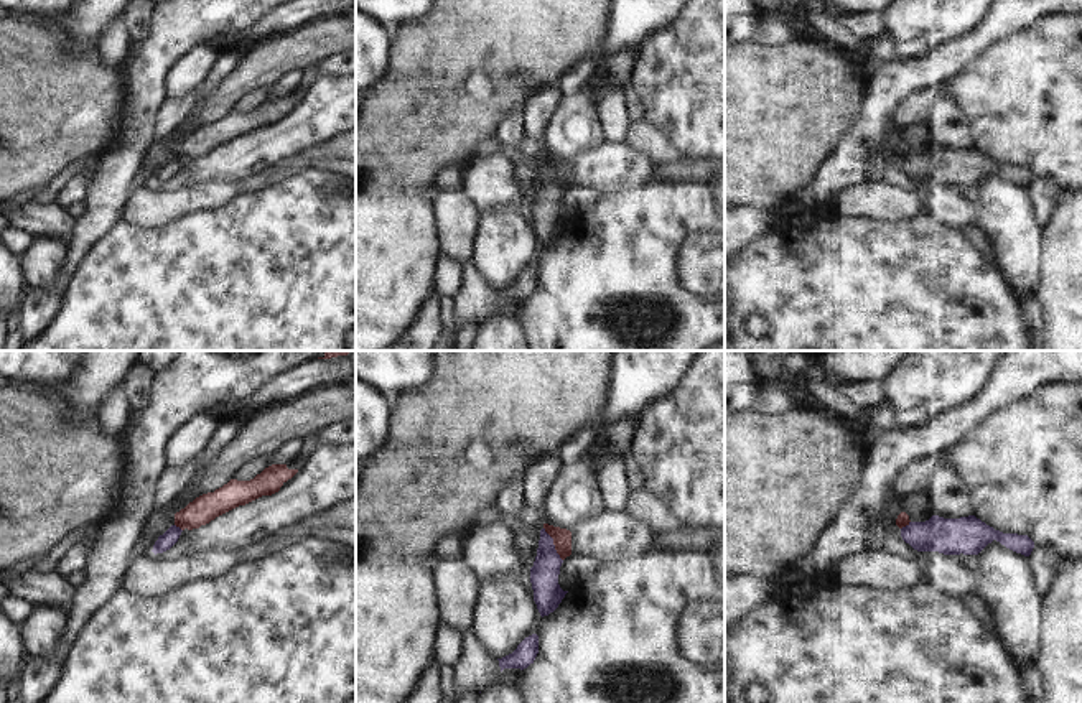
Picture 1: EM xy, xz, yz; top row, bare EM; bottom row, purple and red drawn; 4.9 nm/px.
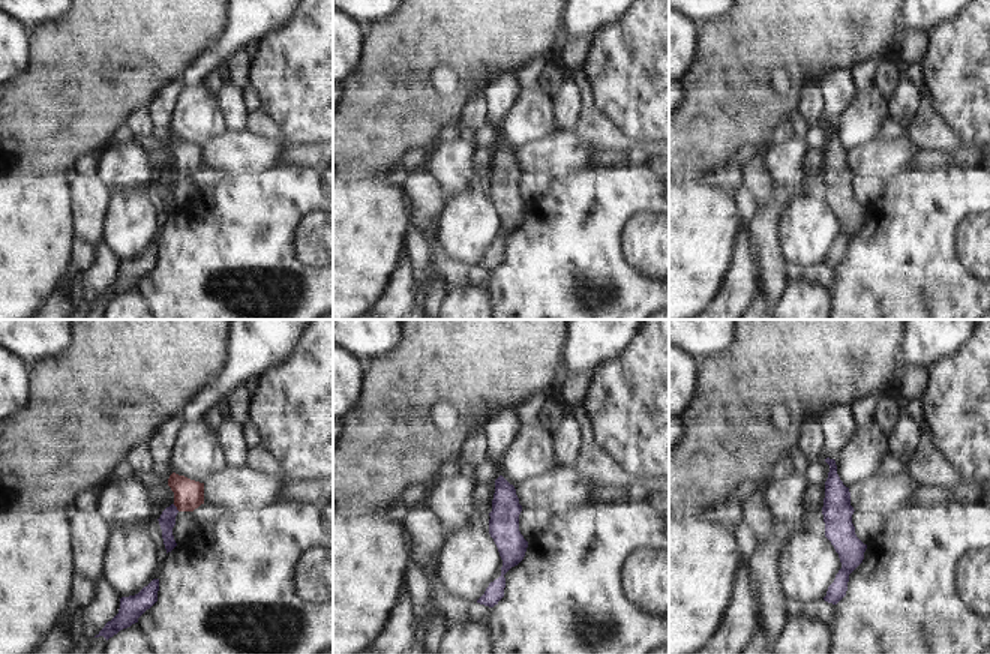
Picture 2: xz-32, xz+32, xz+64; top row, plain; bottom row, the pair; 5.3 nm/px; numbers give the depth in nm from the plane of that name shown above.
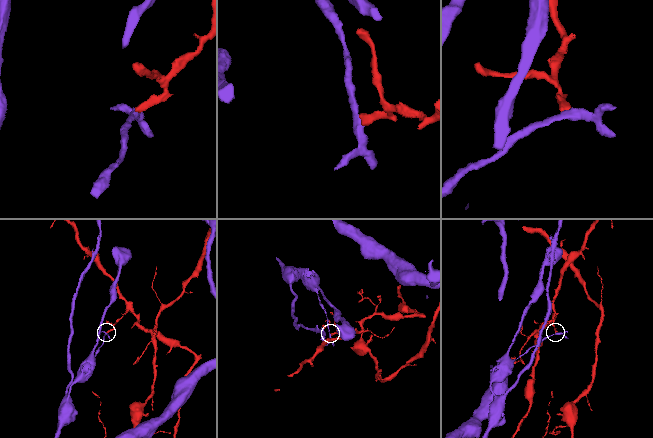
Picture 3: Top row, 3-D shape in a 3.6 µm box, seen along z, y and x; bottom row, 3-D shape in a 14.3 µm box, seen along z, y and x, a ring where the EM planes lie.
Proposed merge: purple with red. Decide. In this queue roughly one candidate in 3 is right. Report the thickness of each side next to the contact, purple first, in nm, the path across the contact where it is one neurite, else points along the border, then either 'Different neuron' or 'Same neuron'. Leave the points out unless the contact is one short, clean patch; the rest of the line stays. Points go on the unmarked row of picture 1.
Thickness 140 nm (purple) against 100 nm. Boundary: xz (544, 158), (562, 191). Different neuron

